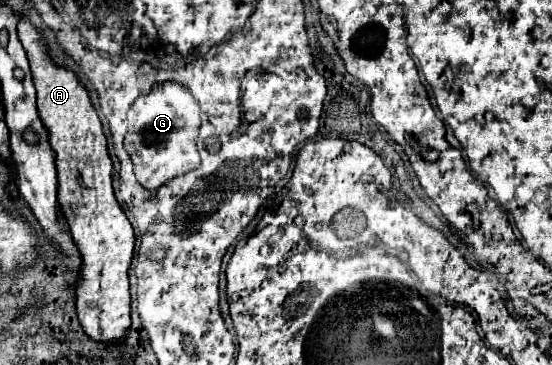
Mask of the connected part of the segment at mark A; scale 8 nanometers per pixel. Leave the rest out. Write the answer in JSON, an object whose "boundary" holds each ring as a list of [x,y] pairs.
{"boundary":[[[22,19],[18,23],[18,37],[26,49],[28,61],[30,61],[30,69],[34,75],[34,85],[38,91],[38,111],[40,117],[44,121],[44,125],[50,131],[50,145],[56,151],[56,165],[58,165],[58,201],[62,207],[62,213],[68,221],[70,233],[82,253],[84,265],[82,265],[82,279],[78,283],[78,321],[82,325],[82,331],[96,343],[100,345],[108,345],[108,343],[120,343],[130,329],[130,291],[128,291],[128,265],[132,259],[132,251],[134,251],[134,231],[132,225],[128,221],[128,217],[124,215],[124,211],[120,209],[114,191],[112,191],[112,161],[110,155],[106,151],[106,137],[102,133],[102,123],[96,115],[96,109],[90,103],[90,97],[86,93],[86,89],[78,83],[76,75],[68,69],[62,67],[54,67],[42,35],[34,29],[34,25],[28,19]]]}

